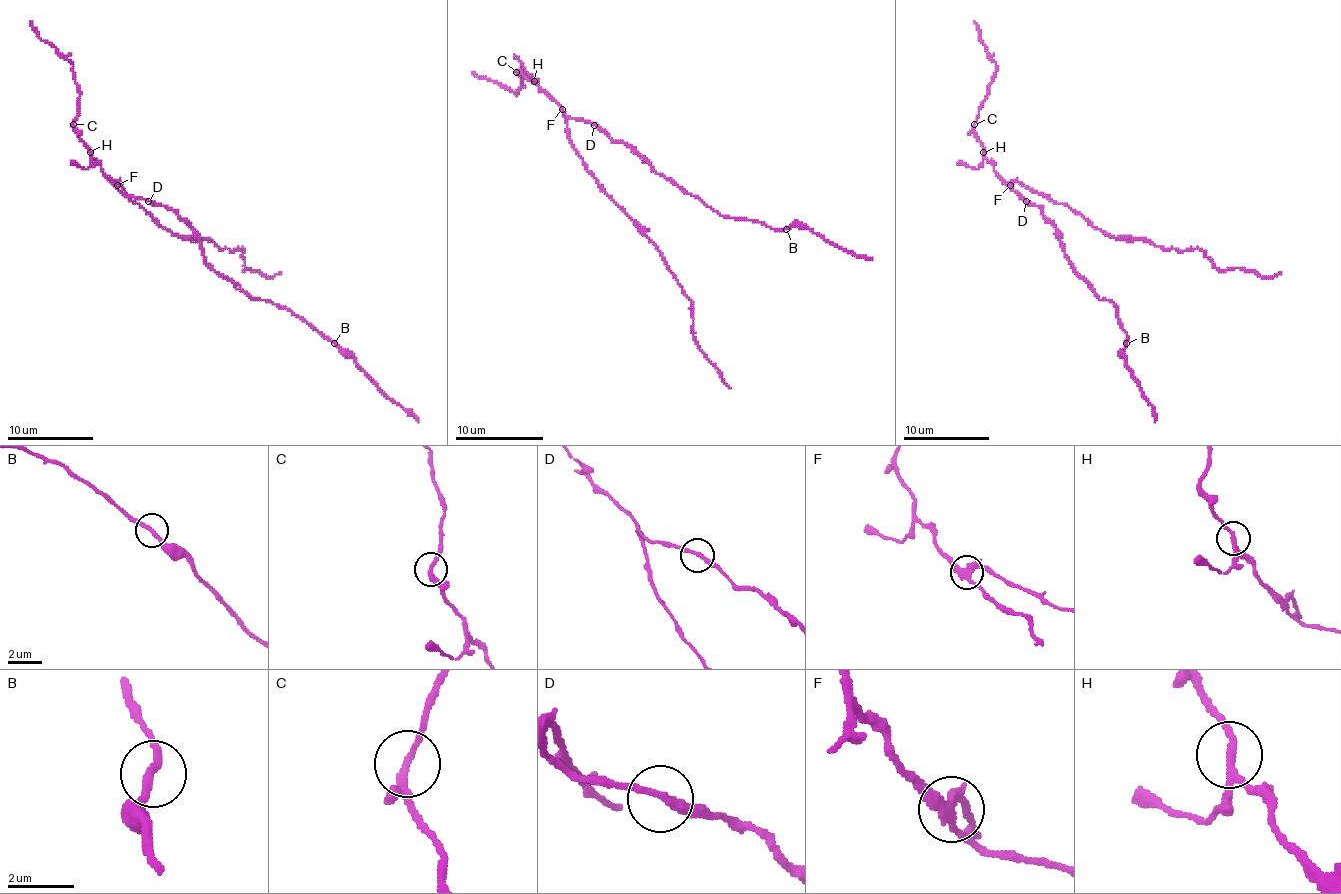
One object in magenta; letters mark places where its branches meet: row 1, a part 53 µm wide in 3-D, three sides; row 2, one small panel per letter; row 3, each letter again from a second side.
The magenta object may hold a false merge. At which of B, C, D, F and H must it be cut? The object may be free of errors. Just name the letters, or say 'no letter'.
F

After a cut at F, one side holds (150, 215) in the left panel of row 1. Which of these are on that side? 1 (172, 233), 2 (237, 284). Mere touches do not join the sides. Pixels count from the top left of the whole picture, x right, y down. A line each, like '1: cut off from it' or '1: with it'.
1: with it
2: cut off from it

